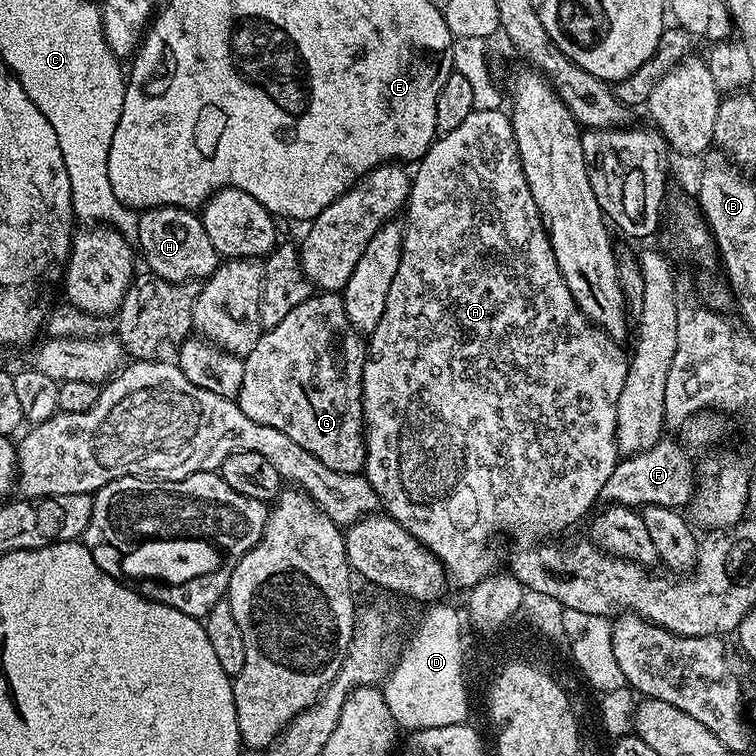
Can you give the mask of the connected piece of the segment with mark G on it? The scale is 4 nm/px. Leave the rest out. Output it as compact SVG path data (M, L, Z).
M317 291L306 302L294 306L278 326L261 331L258 346L243 357L244 373L238 403L246 418L282 430L302 450L310 450L318 462L330 470L359 473L364 466L364 398L362 374L366 344L361 333L347 318L344 297L340 292Z

